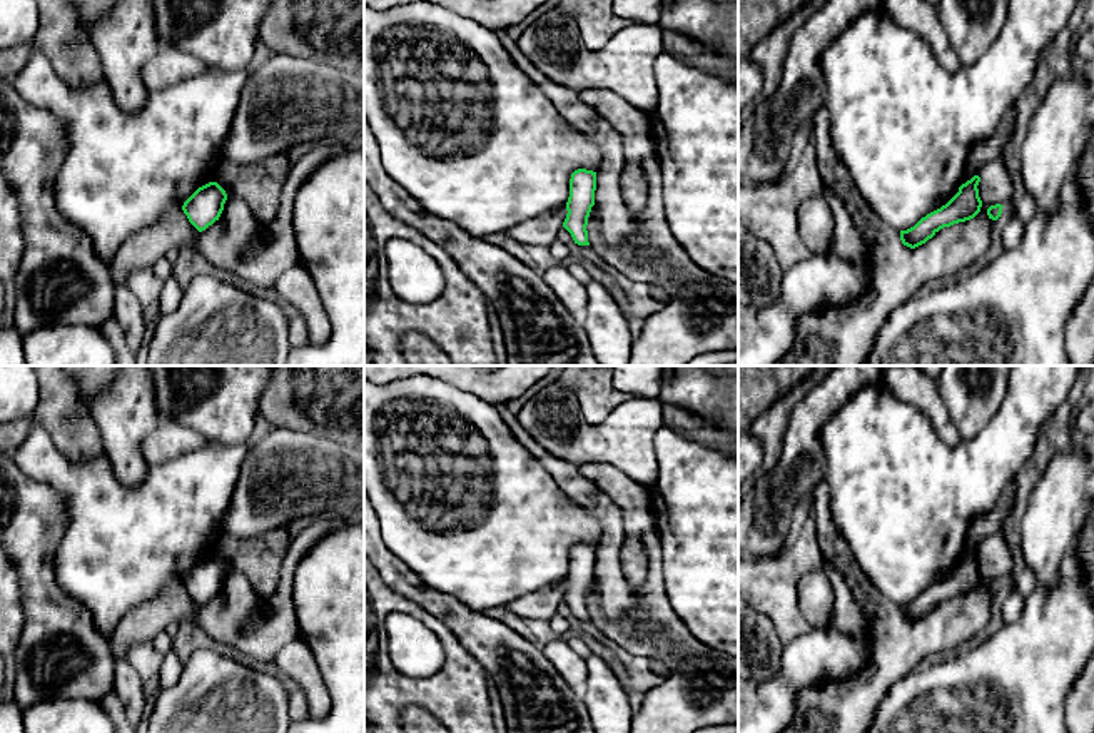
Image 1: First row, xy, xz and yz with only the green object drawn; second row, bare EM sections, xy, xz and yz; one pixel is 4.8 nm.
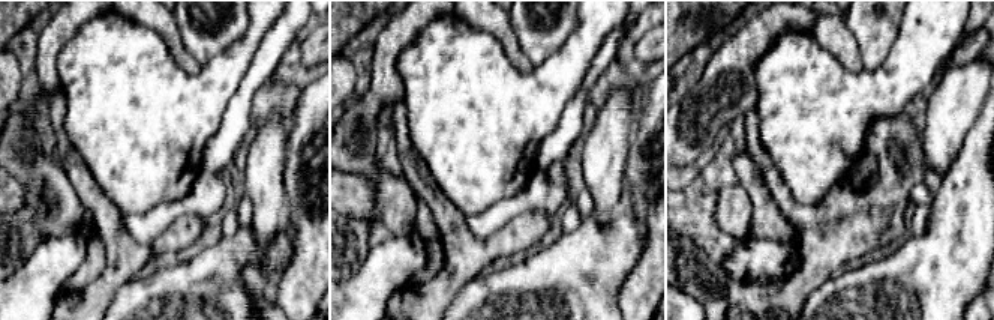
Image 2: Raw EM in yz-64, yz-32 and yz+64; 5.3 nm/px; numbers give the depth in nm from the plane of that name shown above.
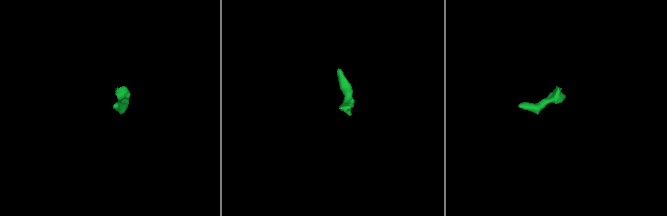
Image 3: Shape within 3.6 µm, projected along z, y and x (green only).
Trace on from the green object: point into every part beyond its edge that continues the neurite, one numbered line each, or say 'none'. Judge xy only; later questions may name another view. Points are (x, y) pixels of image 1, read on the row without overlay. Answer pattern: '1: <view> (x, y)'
none

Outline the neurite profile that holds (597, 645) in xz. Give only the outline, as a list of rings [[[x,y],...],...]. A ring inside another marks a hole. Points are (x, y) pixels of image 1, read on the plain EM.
[[[588,631],[576,633],[593,651],[593,655],[603,658],[606,663],[620,661],[616,653],[606,646],[601,638],[590,634]]]

